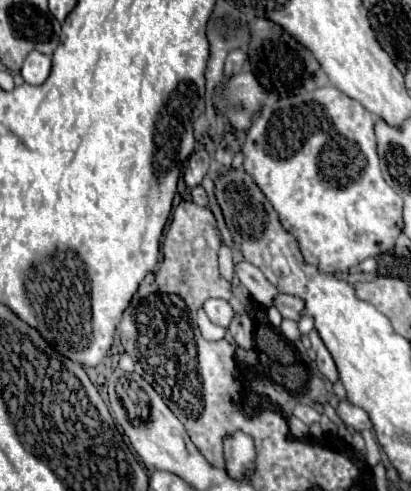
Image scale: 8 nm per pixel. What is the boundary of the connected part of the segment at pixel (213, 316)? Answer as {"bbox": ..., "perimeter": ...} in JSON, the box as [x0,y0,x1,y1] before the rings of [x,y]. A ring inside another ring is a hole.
{"bbox":[204,299,234,327],"perimeter":[[[208,299],[204,303],[204,311],[212,323],[222,325],[222,327],[228,327],[228,323],[232,321],[232,315],[234,315],[230,303],[224,299]]]}

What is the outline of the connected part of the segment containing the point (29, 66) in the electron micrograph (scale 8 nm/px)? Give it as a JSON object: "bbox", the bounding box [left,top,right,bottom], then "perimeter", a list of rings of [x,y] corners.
{"bbox":[22,53,52,85],"perimeter":[[[30,53],[24,61],[22,67],[22,77],[26,83],[30,85],[42,85],[52,69],[52,57],[50,55],[42,55],[42,53]]]}

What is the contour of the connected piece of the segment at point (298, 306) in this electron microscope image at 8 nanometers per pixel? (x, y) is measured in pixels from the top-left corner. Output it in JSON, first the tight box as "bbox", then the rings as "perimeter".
{"bbox":[274,293,304,321],"perimeter":[[[280,293],[280,295],[274,299],[274,307],[282,313],[282,317],[288,317],[288,319],[298,321],[298,319],[300,319],[300,311],[302,311],[302,307],[304,307],[304,303],[302,303],[300,299],[294,299],[292,295]]]}

